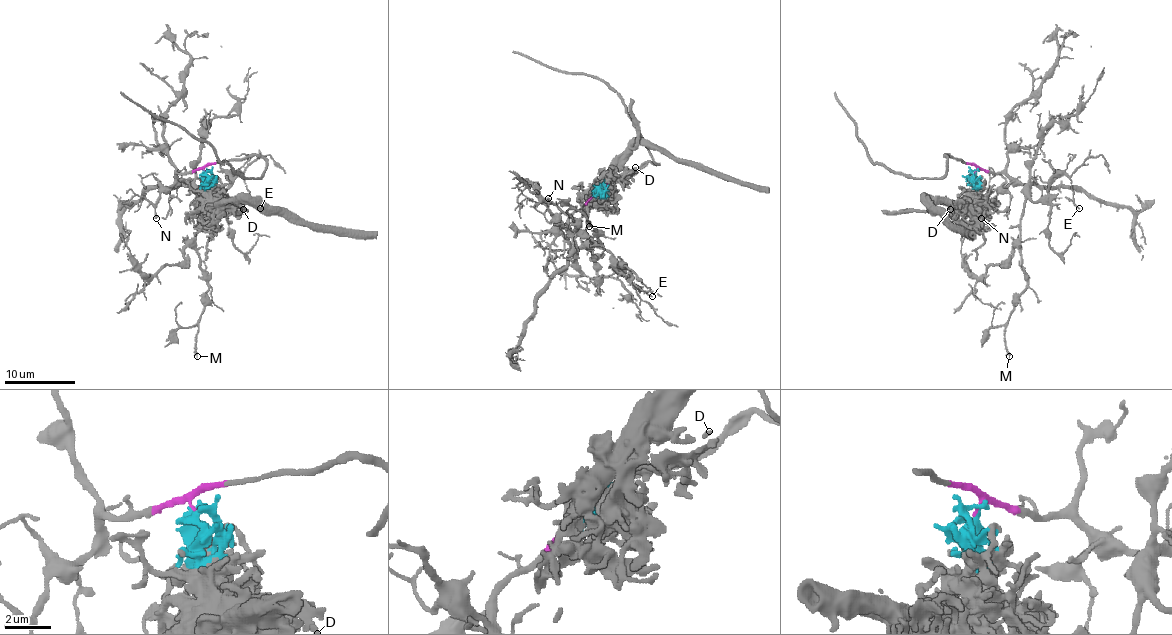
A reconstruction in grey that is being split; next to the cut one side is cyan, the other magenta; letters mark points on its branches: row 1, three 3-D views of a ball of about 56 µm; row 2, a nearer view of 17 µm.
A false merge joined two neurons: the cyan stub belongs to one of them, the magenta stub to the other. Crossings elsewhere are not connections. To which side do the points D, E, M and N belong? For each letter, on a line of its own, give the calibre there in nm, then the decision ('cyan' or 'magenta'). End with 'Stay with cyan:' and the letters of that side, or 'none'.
D: 240 nm | cyan
E: 90 nm | magenta
M: 220 nm | magenta
N: 180 nm | magenta
Stay with cyan: D

